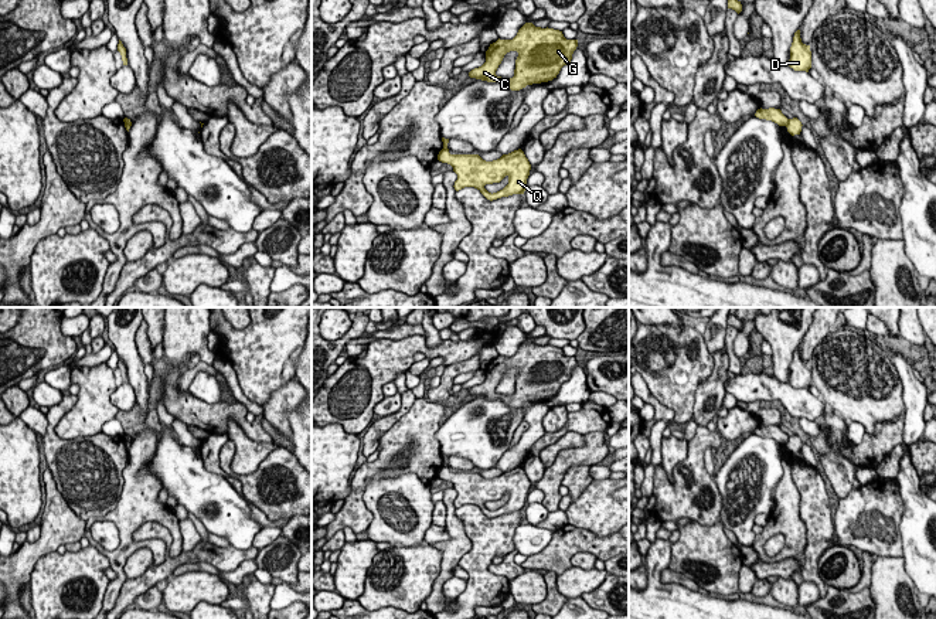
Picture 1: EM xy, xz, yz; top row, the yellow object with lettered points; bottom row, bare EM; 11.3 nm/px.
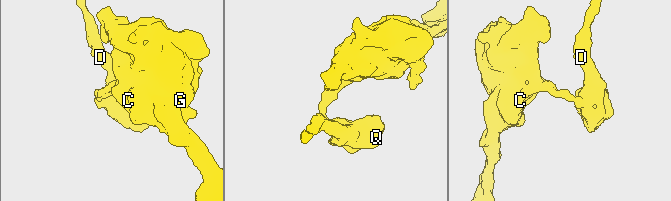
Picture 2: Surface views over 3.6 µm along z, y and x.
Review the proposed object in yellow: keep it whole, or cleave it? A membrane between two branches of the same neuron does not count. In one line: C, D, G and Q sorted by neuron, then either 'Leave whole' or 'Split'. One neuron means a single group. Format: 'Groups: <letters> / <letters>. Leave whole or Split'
Groups: C G / D Q. Split

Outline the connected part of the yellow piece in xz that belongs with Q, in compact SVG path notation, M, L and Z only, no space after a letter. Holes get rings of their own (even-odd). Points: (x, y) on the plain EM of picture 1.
M442 466L438 477L450 482L457 492L453 503L456 509L474 504L490 518L524 511L531 487L531 482L521 466L503 472L493 479L486 479L479 472L450 472L449 466ZM506 493L508 501L503 507L491 511L484 506L486 501L500 500Z

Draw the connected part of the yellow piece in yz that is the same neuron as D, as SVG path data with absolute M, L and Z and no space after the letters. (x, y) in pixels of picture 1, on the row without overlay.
M800 347L794 350L793 360L790 364L789 384L794 388L806 388L811 385L811 368L810 363L801 360Z

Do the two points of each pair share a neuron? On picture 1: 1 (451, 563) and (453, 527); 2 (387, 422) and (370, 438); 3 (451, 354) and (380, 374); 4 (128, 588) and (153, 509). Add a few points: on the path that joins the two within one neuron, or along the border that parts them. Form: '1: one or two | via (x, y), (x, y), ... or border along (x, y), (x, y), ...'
1: one | via (451, 554), (453, 536)
2: one | via (383, 425), (374, 434)
3: one | via (434, 351), (405, 349), (397, 357)
4: two | border along (132, 533), (135, 540), (160, 538), (164, 553)

